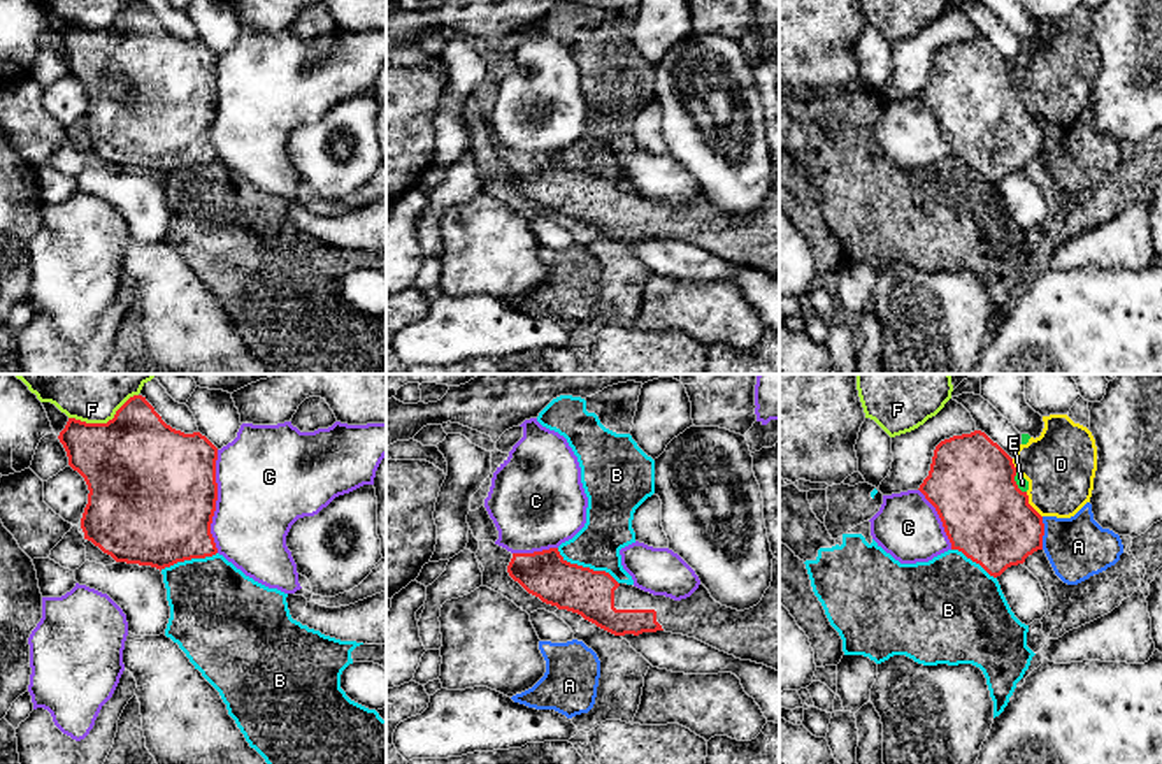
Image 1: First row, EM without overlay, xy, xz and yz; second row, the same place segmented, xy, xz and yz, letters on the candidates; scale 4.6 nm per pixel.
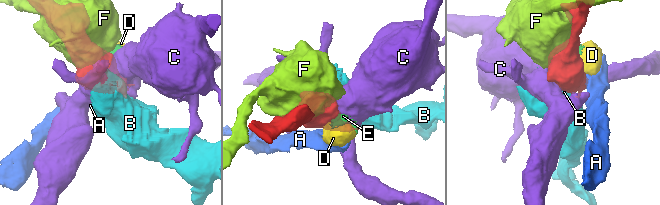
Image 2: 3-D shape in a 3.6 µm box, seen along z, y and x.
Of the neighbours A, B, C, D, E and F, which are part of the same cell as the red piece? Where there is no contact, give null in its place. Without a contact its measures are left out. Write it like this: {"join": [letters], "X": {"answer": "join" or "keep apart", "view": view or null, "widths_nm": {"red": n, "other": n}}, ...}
{"join": [], "A": {"answer": "keep apart", "view": "yz", "widths_nm": {"red": 380, "other": 280}}, "B": {"answer": "keep apart", "view": "xz", "widths_nm": {"red": 220, "other": 220}}, "C": {"answer": "keep apart", "view": "xy", "widths_nm": {"red": 500, "other": 460}}, "D": {"answer": "keep apart", "view": "yz", "widths_nm": {"red": 400, "other": 320}}, "E": {"answer": "keep apart", "view": "yz", "widths_nm": {"red": 400, "other": 50}}, "F": {"answer": "keep apart", "view": "xy", "widths_nm": {"red": 480, "other": 140}}}

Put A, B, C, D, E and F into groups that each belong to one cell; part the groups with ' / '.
A D E / B / C / F

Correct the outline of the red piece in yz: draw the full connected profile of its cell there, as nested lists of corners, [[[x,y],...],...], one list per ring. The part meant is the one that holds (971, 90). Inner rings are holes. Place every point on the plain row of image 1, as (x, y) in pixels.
[[[974,37],[936,53],[929,83],[918,95],[936,114],[951,156],[962,158],[993,184],[1043,156],[1043,123],[1029,111],[1027,98],[1018,95],[1016,79],[1013,65],[985,39]]]

